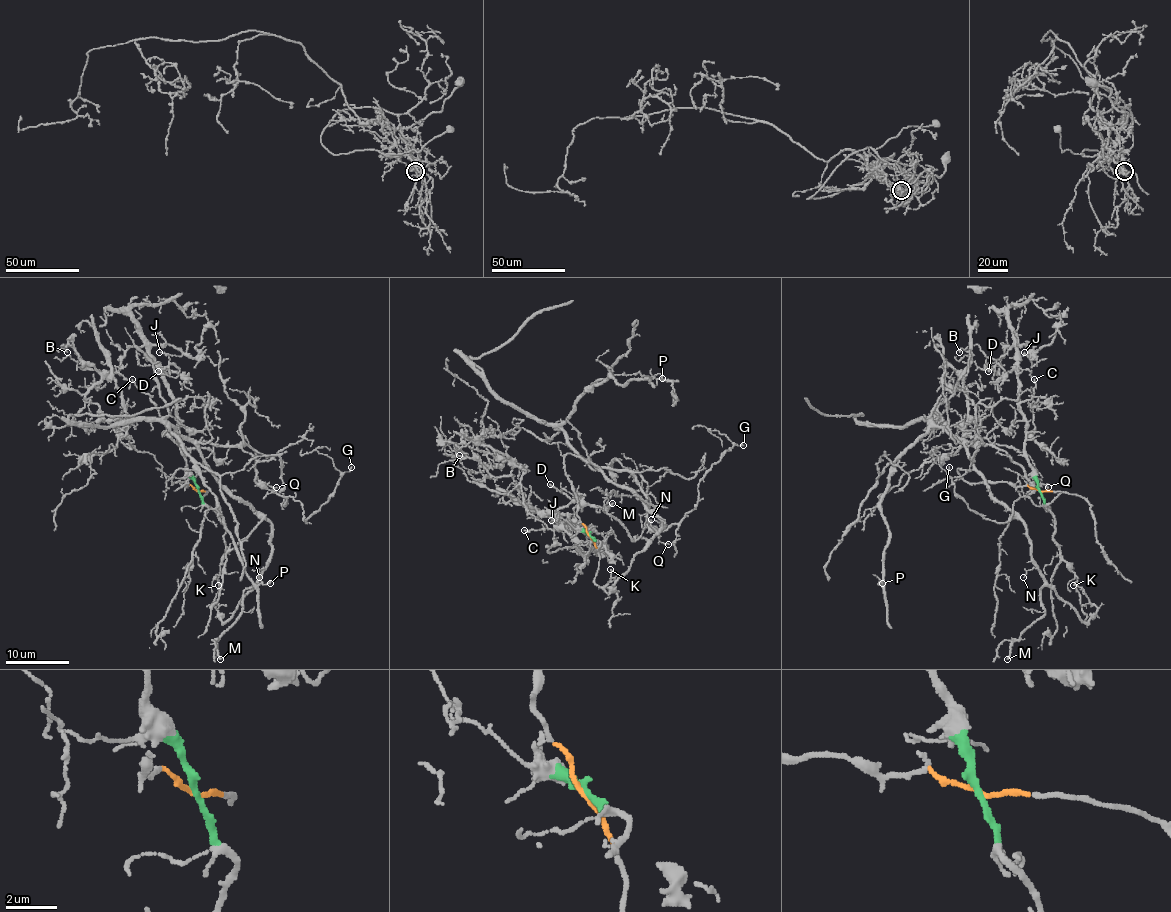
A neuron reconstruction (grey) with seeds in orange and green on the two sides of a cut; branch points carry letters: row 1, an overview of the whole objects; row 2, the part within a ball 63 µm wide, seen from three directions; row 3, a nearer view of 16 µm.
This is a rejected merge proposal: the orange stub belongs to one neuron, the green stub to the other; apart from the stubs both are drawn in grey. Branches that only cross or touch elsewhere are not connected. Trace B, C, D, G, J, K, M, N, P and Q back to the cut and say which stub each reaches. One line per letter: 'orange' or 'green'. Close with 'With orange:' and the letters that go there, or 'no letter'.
B: green
C: green
D: green
G: orange
J: green
K: orange
M: orange
N: orange
P: orange
Q: orange
With orange: G, K, M, N, P, Q

